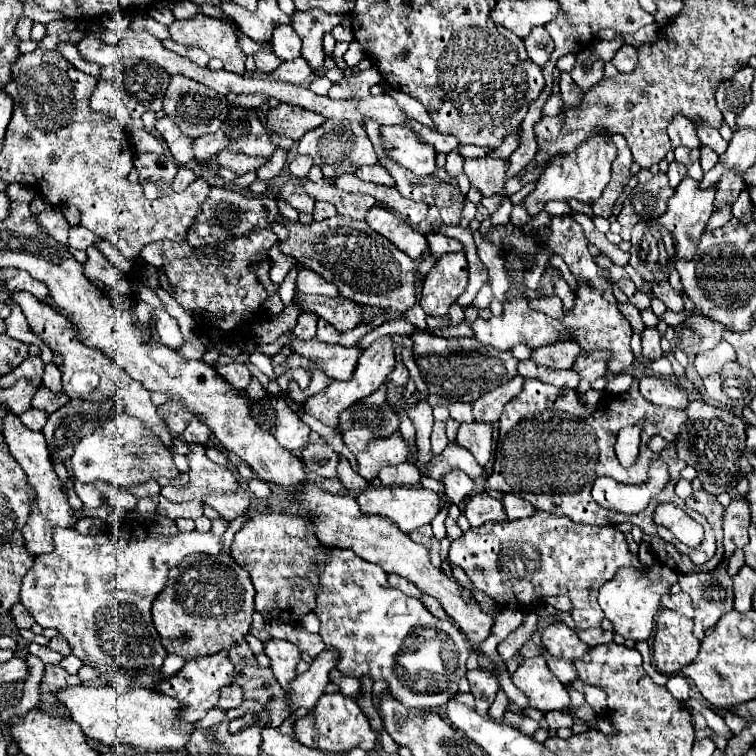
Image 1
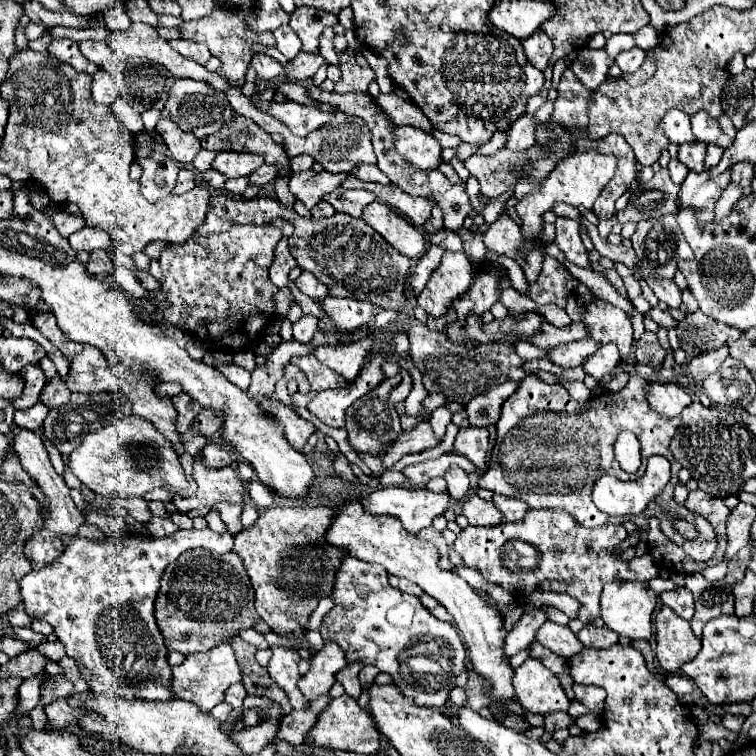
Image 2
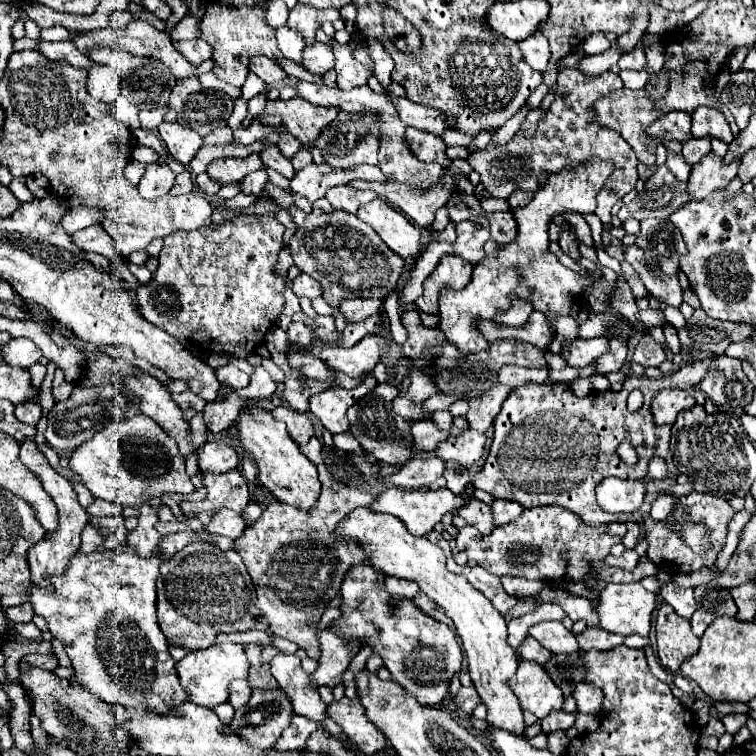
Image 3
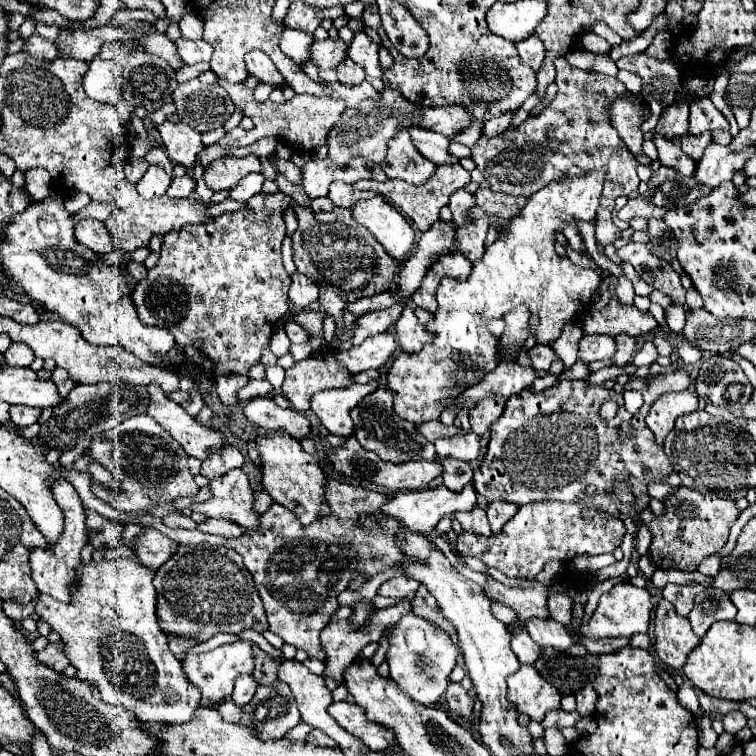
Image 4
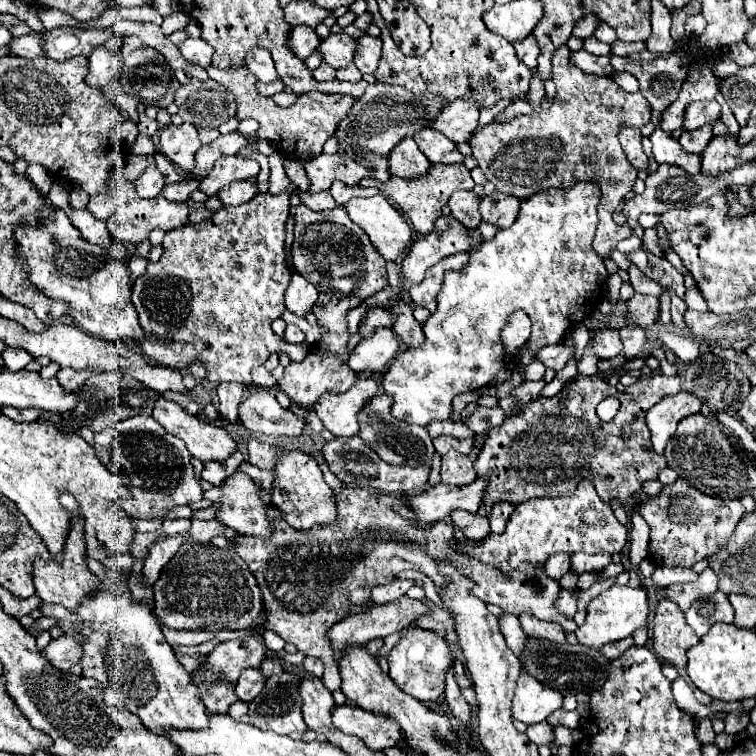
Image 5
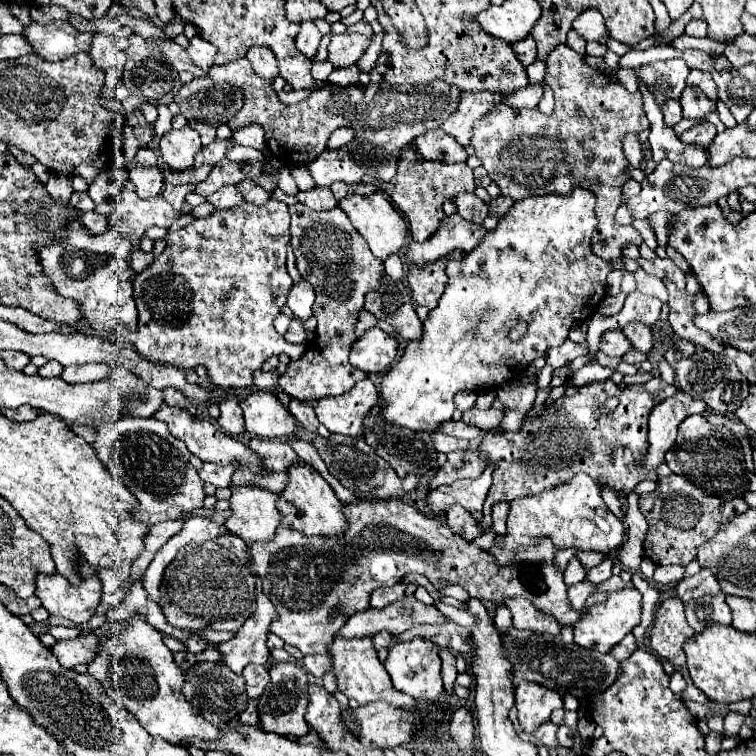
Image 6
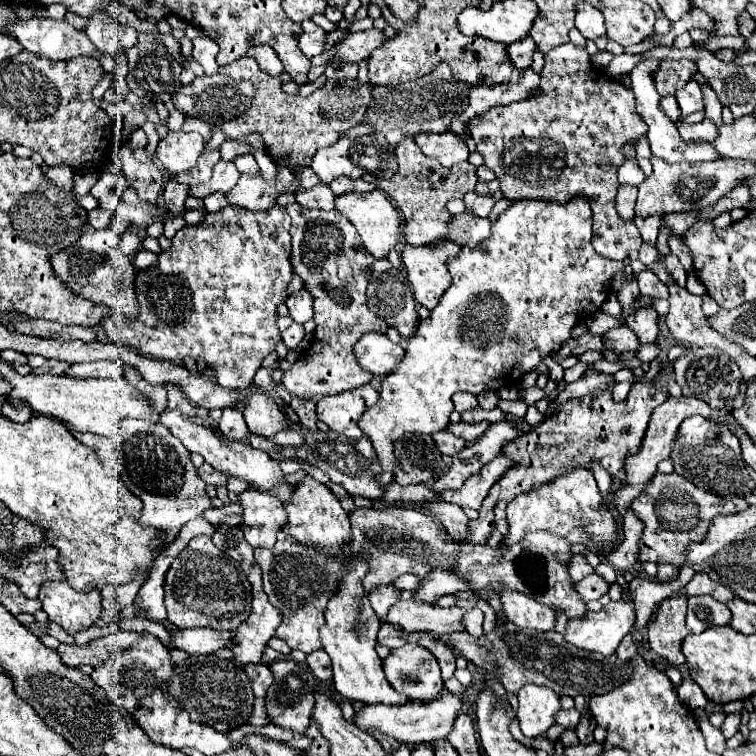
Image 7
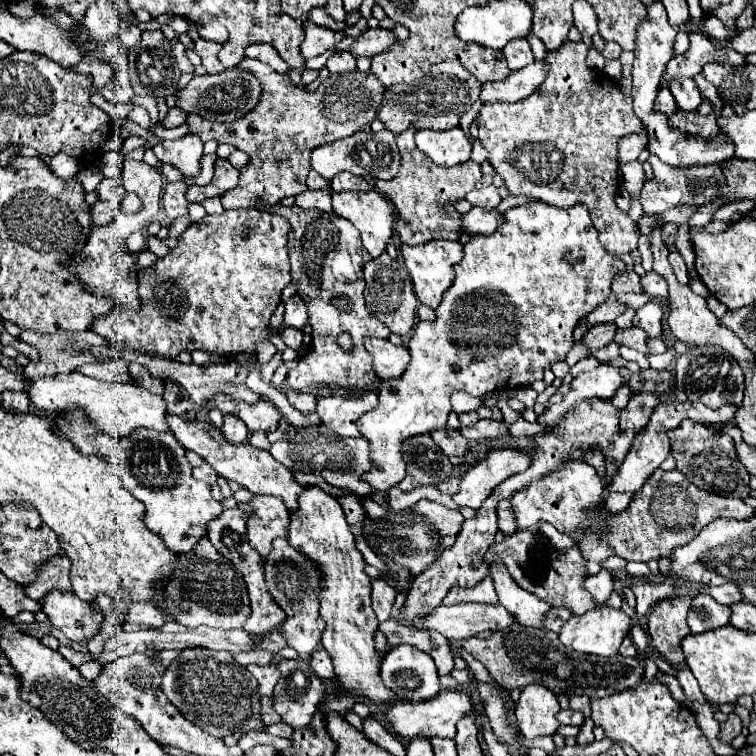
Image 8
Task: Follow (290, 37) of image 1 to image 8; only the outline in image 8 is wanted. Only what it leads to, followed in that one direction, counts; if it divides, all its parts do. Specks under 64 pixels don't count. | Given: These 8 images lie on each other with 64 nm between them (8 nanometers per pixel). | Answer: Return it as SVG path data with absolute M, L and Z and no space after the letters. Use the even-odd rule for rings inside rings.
M304 22L304 30L306 30L306 38L304 42L300 44L300 52L302 56L308 60L308 58L314 58L314 56L320 56L324 54L326 50L330 50L336 42L340 42L340 38L344 36L342 32L332 32L324 26L318 26L314 22Z

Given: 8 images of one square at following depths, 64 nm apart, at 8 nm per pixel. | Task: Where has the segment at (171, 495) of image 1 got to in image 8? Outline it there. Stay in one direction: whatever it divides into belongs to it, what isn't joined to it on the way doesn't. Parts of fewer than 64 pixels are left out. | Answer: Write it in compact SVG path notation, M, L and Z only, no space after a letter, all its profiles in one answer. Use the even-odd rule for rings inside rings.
M254 496L248 504L252 506L252 514L246 524L248 542L260 552L260 556L266 556L272 550L272 540L276 536L286 536L290 510L274 496Z

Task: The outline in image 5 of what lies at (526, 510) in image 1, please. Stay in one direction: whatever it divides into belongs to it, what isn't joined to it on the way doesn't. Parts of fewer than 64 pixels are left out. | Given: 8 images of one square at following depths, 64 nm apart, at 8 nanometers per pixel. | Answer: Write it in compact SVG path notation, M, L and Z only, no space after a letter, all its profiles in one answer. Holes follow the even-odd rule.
M500 502L500 504L494 504L494 506L492 506L488 520L490 520L490 528L492 528L494 534L504 532L506 522L508 522L508 516L512 514L512 508L514 508L514 506L508 504L508 502Z

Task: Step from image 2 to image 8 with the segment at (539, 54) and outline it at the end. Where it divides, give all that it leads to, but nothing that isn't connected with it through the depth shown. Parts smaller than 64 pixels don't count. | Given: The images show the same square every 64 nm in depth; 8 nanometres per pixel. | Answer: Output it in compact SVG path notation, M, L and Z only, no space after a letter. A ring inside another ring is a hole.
M518 38L518 40L512 40L510 44L504 46L504 56L508 60L508 68L510 70L520 70L524 66L528 66L530 62L534 62L534 56L532 56L532 50L530 50L530 42L526 38Z

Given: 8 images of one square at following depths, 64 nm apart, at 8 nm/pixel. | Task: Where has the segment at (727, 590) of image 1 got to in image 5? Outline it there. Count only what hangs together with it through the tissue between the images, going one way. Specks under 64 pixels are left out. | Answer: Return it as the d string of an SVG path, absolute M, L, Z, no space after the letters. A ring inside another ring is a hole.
M716 590L710 598L694 600L692 608L686 612L686 620L694 628L694 632L702 638L716 622L732 624L734 620L732 604L728 602L728 596L724 592Z

